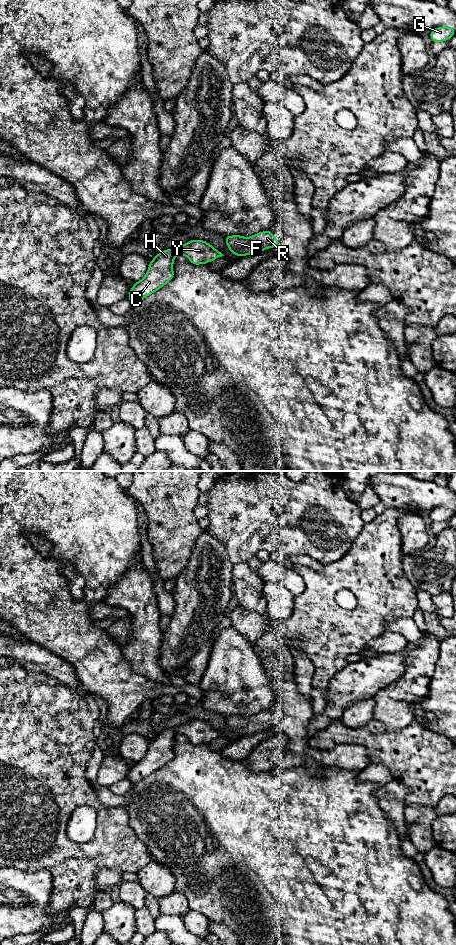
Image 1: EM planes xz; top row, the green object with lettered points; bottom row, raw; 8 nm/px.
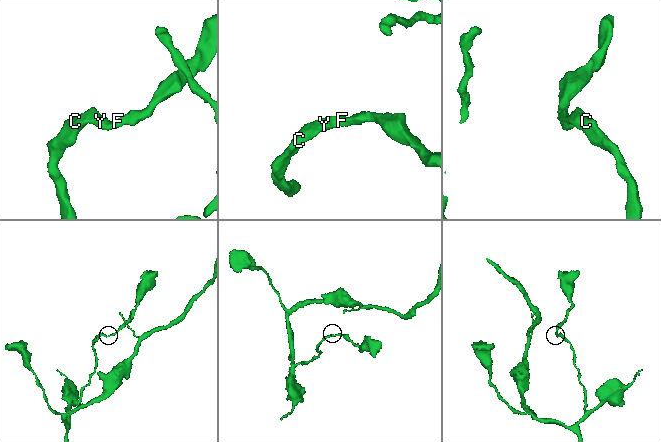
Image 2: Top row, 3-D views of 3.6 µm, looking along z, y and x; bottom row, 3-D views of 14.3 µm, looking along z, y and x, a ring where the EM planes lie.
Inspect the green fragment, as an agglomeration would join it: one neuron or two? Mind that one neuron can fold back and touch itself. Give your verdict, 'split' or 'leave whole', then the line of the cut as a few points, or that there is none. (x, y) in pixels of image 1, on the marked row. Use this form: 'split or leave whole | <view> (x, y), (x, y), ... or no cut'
leave whole | no cut

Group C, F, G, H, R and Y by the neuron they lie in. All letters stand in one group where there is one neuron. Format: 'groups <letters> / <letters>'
groups C F G H R Y

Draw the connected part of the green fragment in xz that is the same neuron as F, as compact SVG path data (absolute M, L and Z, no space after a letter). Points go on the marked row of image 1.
M271 230L259 232L248 238L241 235L225 236L225 240L230 252L240 257L279 245L279 240L274 237Z

